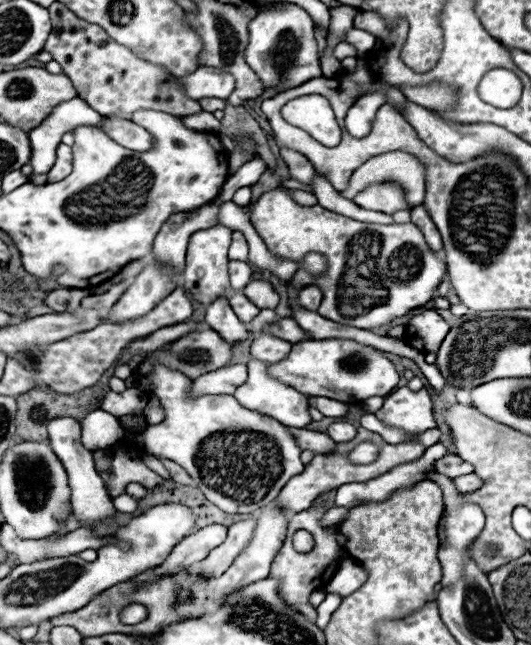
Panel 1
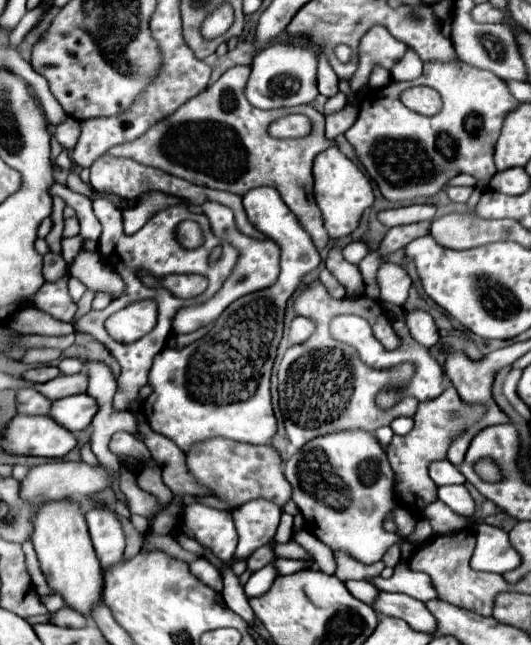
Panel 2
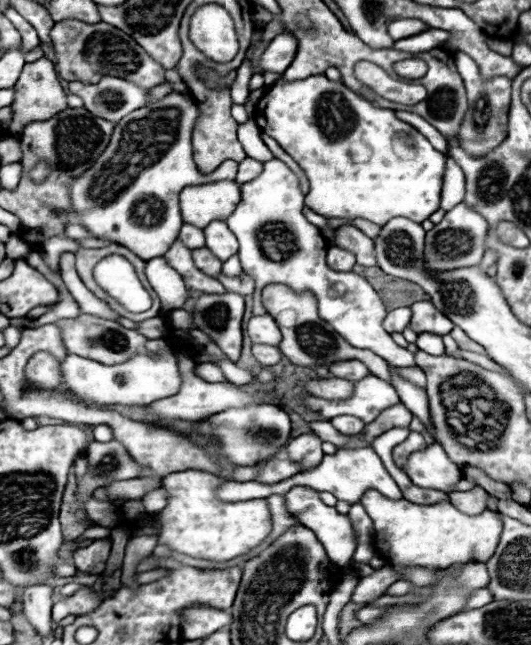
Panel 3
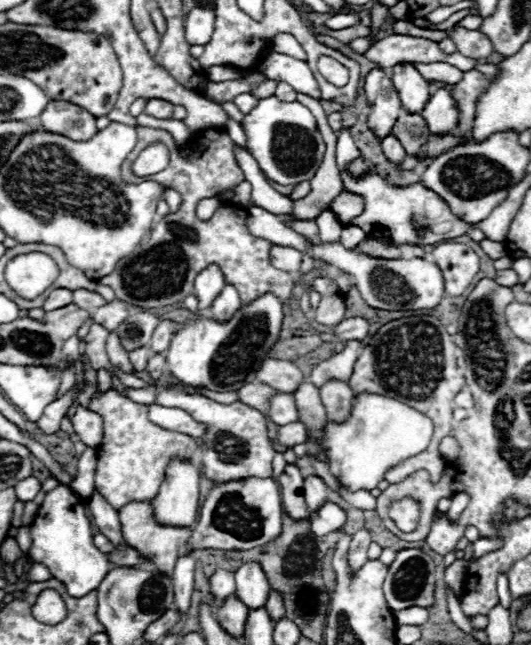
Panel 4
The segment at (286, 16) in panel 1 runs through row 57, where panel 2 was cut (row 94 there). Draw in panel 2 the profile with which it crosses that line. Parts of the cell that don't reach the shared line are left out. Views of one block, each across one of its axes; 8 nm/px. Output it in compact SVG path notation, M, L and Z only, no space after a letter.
M276 44L272 48L266 48L254 58L252 74L246 84L246 98L260 110L310 104L318 96L316 66L318 58L306 48L290 44Z

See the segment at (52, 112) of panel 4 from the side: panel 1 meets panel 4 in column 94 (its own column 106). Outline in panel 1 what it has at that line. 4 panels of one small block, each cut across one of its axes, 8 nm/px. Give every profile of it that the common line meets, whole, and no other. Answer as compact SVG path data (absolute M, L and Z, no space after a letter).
M104 118L102 130L110 138L114 138L114 142L134 152L148 152L150 148L154 148L154 136L134 122L120 120L120 118Z

